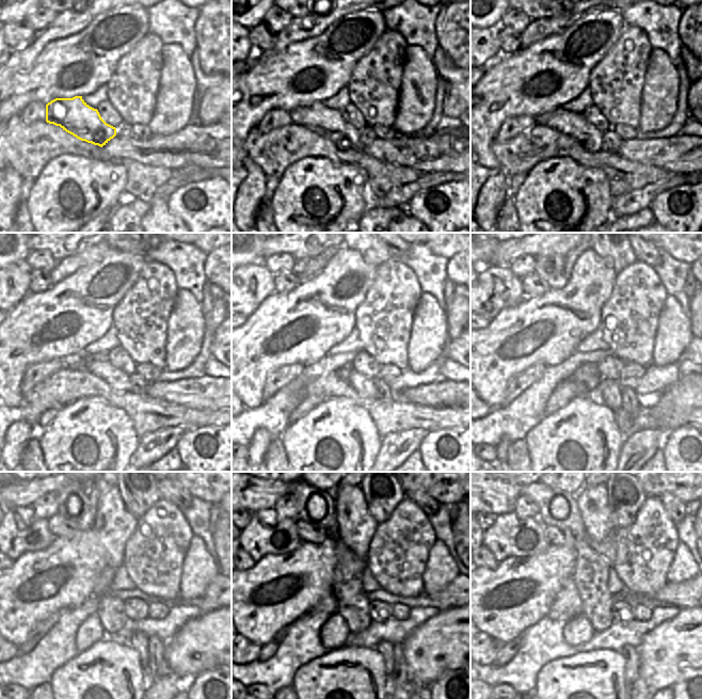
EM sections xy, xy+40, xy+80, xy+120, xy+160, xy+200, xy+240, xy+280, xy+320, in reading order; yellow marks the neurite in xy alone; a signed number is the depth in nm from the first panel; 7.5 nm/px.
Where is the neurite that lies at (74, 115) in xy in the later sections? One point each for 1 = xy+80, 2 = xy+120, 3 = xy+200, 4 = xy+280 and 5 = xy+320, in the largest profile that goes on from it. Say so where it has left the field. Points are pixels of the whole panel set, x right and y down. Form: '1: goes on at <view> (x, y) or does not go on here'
1: goes on at xy+80 (565, 122)
2: goes on at xy+120 (117, 380)
3: goes on at xy+200 (607, 393)
4: goes on at xy+280 (389, 672)
5: goes on at xy+320 (631, 674)

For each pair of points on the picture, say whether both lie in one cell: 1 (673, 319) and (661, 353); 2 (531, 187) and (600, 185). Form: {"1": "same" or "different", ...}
{"1": "same", "2": "same"}

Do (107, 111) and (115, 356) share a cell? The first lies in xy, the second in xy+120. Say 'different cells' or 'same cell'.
same cell

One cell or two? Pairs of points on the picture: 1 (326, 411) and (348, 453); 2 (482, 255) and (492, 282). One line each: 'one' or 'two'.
1: one
2: two

